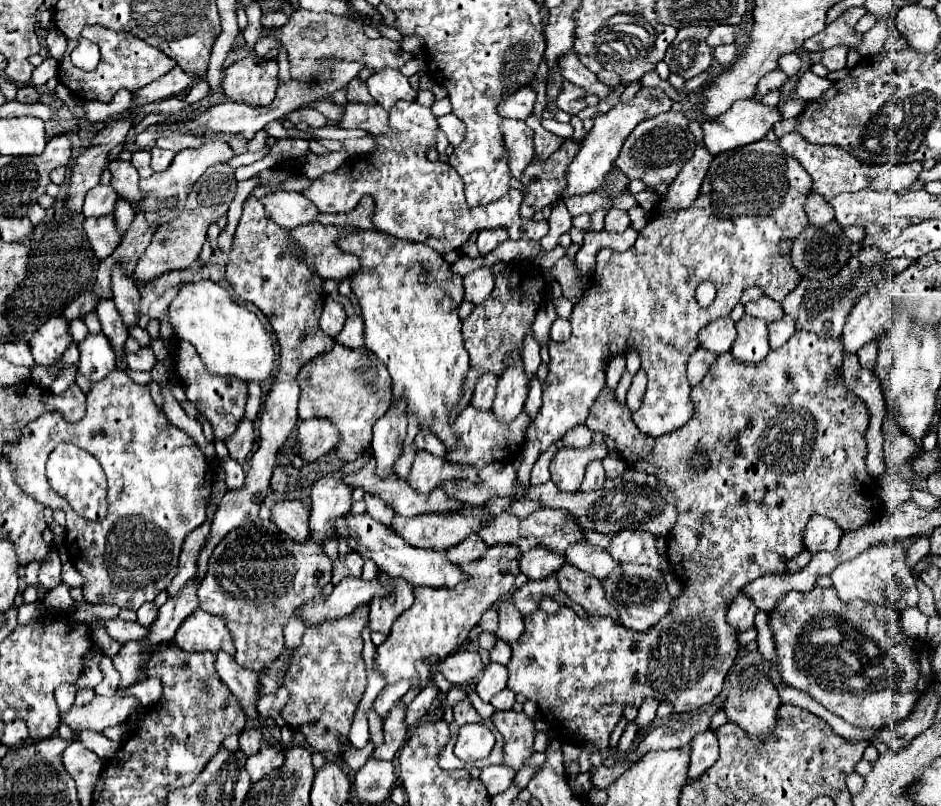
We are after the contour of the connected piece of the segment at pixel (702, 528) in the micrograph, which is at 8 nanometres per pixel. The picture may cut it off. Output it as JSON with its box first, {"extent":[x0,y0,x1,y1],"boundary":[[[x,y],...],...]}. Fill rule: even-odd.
{"extent":[506,331,880,751],"boundary":[[[796,331],[792,335],[792,339],[788,339],[788,343],[784,343],[780,349],[772,349],[766,359],[760,365],[748,365],[742,363],[738,359],[734,359],[730,353],[722,353],[718,355],[718,361],[712,365],[710,373],[704,377],[704,381],[700,385],[696,385],[692,389],[692,401],[696,405],[696,411],[692,415],[692,419],[680,427],[678,431],[660,435],[660,437],[650,437],[646,433],[642,433],[636,423],[630,417],[630,409],[626,405],[620,405],[608,389],[602,391],[602,395],[598,397],[596,405],[592,407],[586,425],[592,431],[602,431],[604,435],[610,435],[614,439],[616,451],[618,455],[622,455],[626,459],[626,463],[630,467],[634,467],[636,471],[644,471],[644,473],[654,473],[660,481],[664,481],[668,485],[668,489],[672,491],[674,499],[676,499],[676,509],[678,509],[678,517],[676,517],[676,527],[668,533],[666,537],[666,547],[668,547],[667,559],[670,561],[670,570],[680,577],[684,585],[684,591],[678,599],[674,599],[672,611],[668,617],[664,617],[656,627],[652,627],[648,633],[636,633],[632,629],[626,629],[622,625],[618,625],[616,621],[608,619],[608,617],[588,617],[582,619],[578,617],[570,607],[562,605],[560,611],[556,615],[550,615],[542,609],[538,609],[536,613],[524,617],[524,633],[518,639],[518,643],[514,643],[512,647],[512,659],[506,665],[508,667],[508,689],[512,689],[514,693],[522,693],[526,699],[538,703],[540,707],[540,715],[544,717],[546,723],[550,723],[554,735],[558,739],[562,739],[564,743],[584,743],[584,741],[592,741],[600,751],[604,751],[608,747],[608,739],[624,711],[624,705],[630,703],[634,707],[640,707],[640,703],[644,701],[644,697],[654,697],[658,701],[670,701],[674,703],[674,711],[682,713],[682,711],[692,711],[698,709],[706,703],[712,703],[724,685],[724,677],[730,669],[730,665],[734,663],[736,651],[738,651],[738,635],[736,631],[728,625],[726,621],[726,611],[728,611],[728,603],[732,601],[732,597],[740,591],[740,587],[744,587],[746,583],[758,579],[760,575],[774,575],[774,573],[784,573],[786,571],[786,561],[790,561],[792,557],[800,555],[804,551],[804,527],[810,519],[810,515],[832,515],[832,519],[842,525],[842,531],[854,531],[866,523],[870,523],[874,519],[876,509],[872,509],[874,505],[880,503],[878,495],[876,495],[876,485],[874,485],[874,477],[870,477],[868,469],[866,469],[866,439],[864,433],[868,429],[868,409],[864,405],[862,399],[856,399],[856,395],[852,395],[842,381],[842,343],[840,339],[820,339],[818,335],[812,335],[808,331]],[[696,453],[704,453],[708,467],[702,471],[692,471],[690,469],[690,459]]]}

